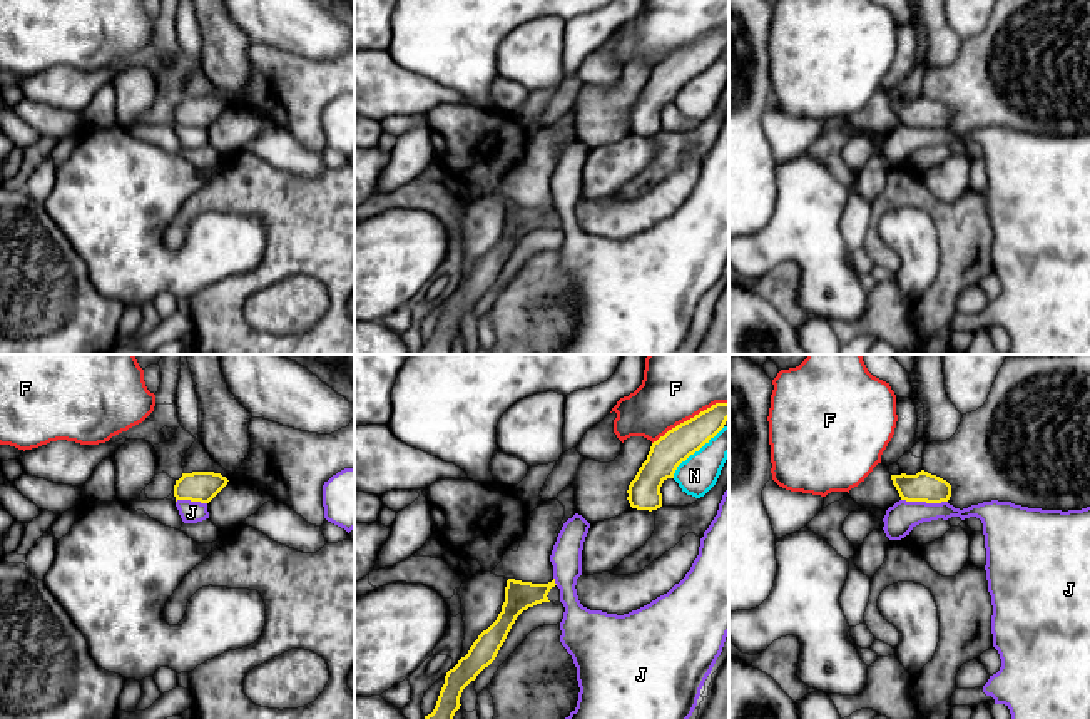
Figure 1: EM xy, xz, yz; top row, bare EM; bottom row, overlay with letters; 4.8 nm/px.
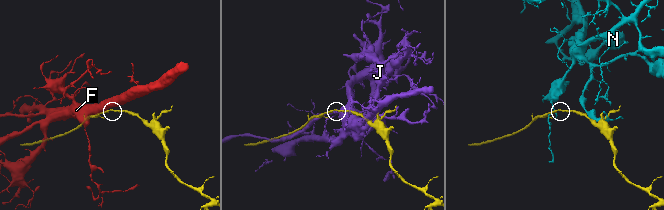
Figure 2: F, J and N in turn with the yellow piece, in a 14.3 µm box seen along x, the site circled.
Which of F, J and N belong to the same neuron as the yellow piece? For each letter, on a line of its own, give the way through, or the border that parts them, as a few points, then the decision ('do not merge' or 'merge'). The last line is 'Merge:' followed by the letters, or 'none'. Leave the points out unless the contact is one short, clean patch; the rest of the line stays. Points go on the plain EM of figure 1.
F: do not merge
J: do not merge
N: do not merge
Merge: none

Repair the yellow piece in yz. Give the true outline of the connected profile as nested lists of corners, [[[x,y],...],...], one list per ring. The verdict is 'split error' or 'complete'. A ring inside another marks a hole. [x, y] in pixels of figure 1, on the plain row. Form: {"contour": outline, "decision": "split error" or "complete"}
{"contour": [[[924,95],[916,100],[891,100],[891,105],[901,125],[906,127],[941,129],[951,122],[951,110]]], "decision": "complete"}

